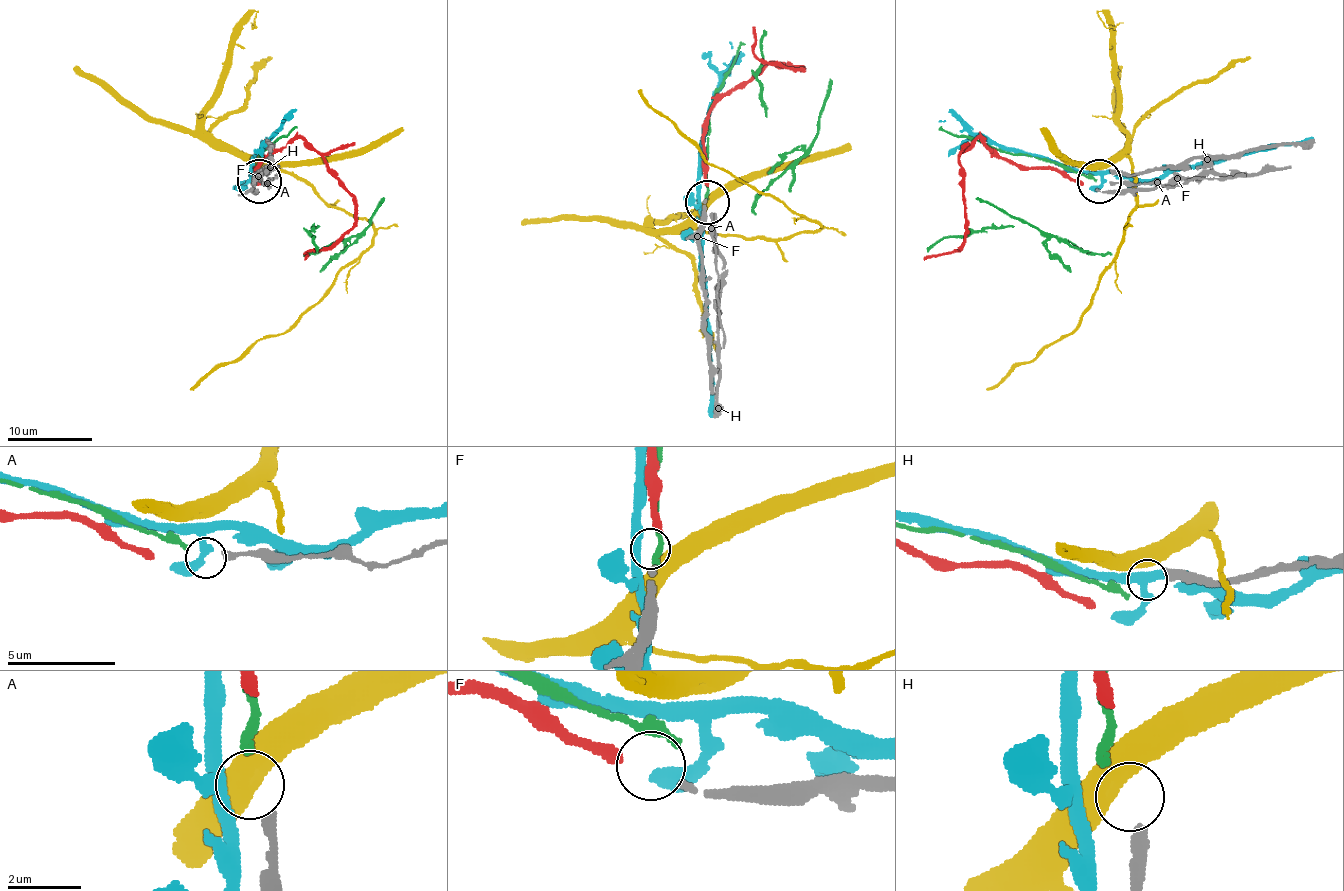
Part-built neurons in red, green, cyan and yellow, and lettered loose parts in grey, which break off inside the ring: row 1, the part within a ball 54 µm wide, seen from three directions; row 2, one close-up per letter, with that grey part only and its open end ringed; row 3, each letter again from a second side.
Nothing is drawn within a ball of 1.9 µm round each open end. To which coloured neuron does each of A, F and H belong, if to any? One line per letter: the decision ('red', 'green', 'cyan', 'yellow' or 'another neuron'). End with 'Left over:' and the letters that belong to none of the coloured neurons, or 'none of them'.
A: green
F: another neuron
H: another neuron
Left over: F, H

